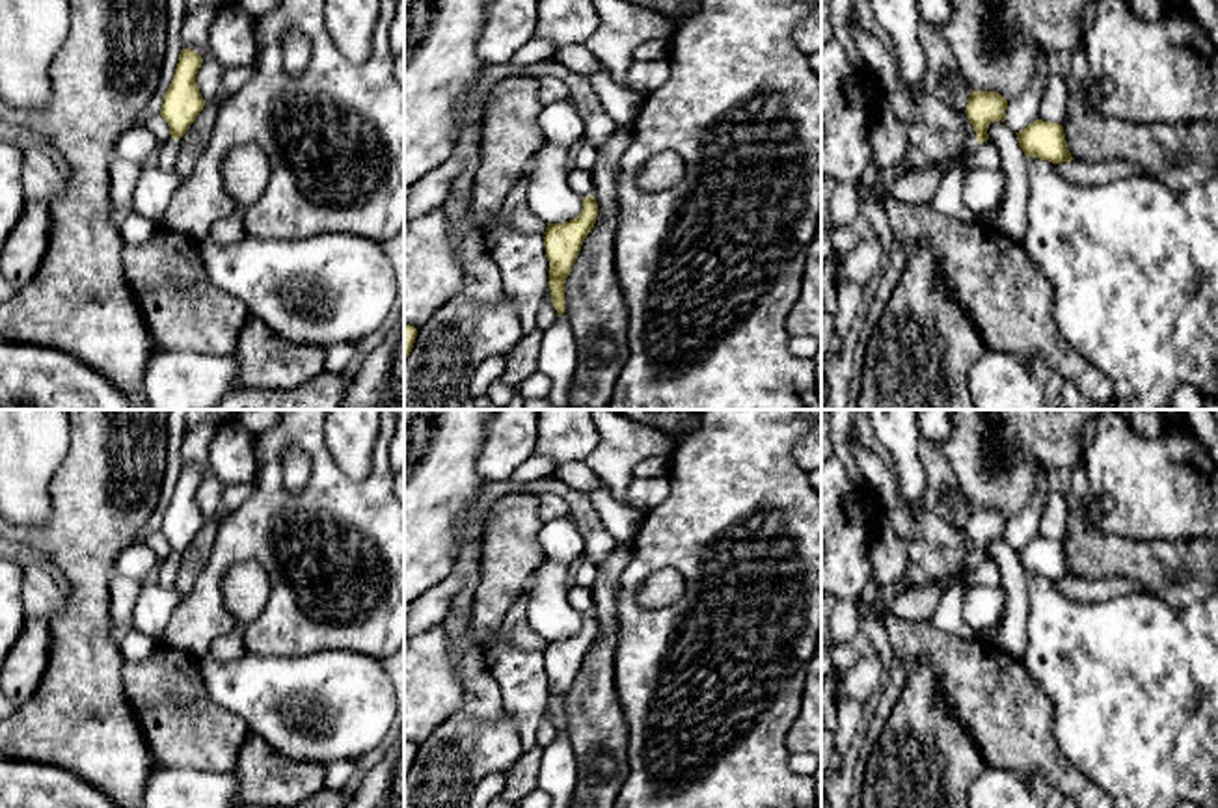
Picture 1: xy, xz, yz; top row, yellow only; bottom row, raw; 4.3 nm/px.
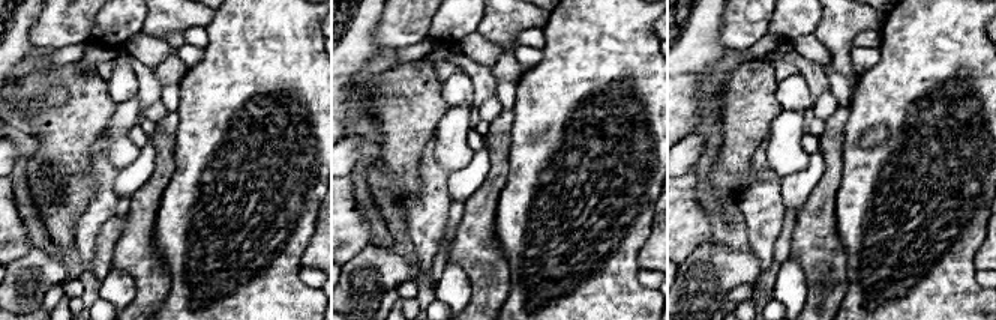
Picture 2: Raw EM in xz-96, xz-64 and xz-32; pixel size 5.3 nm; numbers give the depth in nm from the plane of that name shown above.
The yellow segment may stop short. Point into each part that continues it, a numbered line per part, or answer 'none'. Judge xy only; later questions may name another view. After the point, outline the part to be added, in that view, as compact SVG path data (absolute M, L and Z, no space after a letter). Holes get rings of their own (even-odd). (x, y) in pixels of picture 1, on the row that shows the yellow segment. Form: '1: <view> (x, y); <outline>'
1: xy (166, 157); M169 138L156 151L156 166L162 169L175 169L179 149L181 149L181 140Z

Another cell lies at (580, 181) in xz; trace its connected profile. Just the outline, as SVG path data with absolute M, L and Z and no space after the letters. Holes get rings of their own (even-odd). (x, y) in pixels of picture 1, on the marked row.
M572 169L568 173L568 184L581 197L592 195L594 192L592 177L589 171L583 169Z

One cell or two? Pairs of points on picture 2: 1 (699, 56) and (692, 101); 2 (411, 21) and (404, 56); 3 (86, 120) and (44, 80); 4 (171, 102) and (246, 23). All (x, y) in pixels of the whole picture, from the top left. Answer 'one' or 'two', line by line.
1: one
2: two
3: one
4: two

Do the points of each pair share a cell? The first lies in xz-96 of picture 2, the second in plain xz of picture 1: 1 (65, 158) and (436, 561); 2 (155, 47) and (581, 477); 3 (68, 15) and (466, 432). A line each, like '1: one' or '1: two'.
1: two
2: one
3: two

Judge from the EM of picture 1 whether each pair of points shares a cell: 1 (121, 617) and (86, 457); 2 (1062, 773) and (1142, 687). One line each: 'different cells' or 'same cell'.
1: different cells
2: different cells

